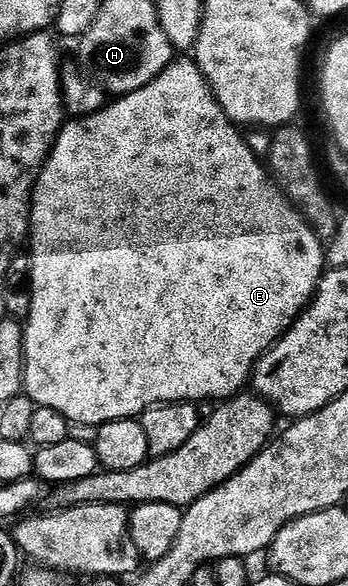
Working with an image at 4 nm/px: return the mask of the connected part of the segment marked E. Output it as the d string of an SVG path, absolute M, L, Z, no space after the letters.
M181 56L169 63L169 67L151 84L139 88L130 94L122 94L116 100L110 101L99 112L95 112L86 118L73 118L66 121L57 134L57 139L53 145L53 151L45 162L41 170L41 175L37 178L37 183L33 189L33 203L29 209L29 239L27 242L27 257L29 260L29 285L32 289L31 308L29 317L24 323L25 331L25 384L24 393L38 406L55 408L65 417L70 424L77 422L81 426L96 428L105 422L114 422L124 418L137 418L150 410L153 406L164 406L166 402L196 402L206 404L212 398L216 400L228 400L244 391L250 385L253 376L253 367L257 361L269 351L274 342L293 326L293 321L299 317L309 305L314 294L317 293L317 286L321 282L321 277L325 275L327 269L327 246L323 239L309 227L307 221L297 210L297 207L285 197L281 187L273 181L266 163L251 152L251 148L245 143L245 134L226 116L223 108L217 102L217 97L213 95L213 89L209 87L209 82L201 74L196 61L189 56Z

